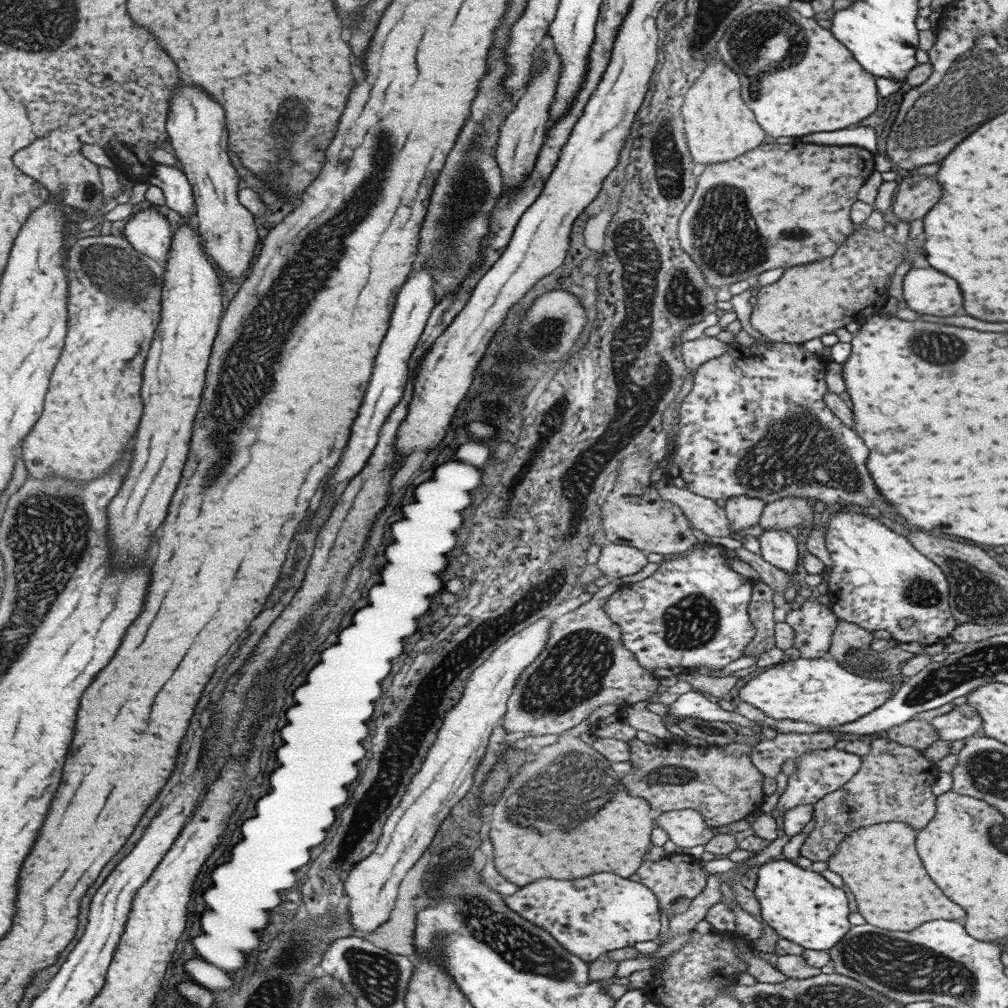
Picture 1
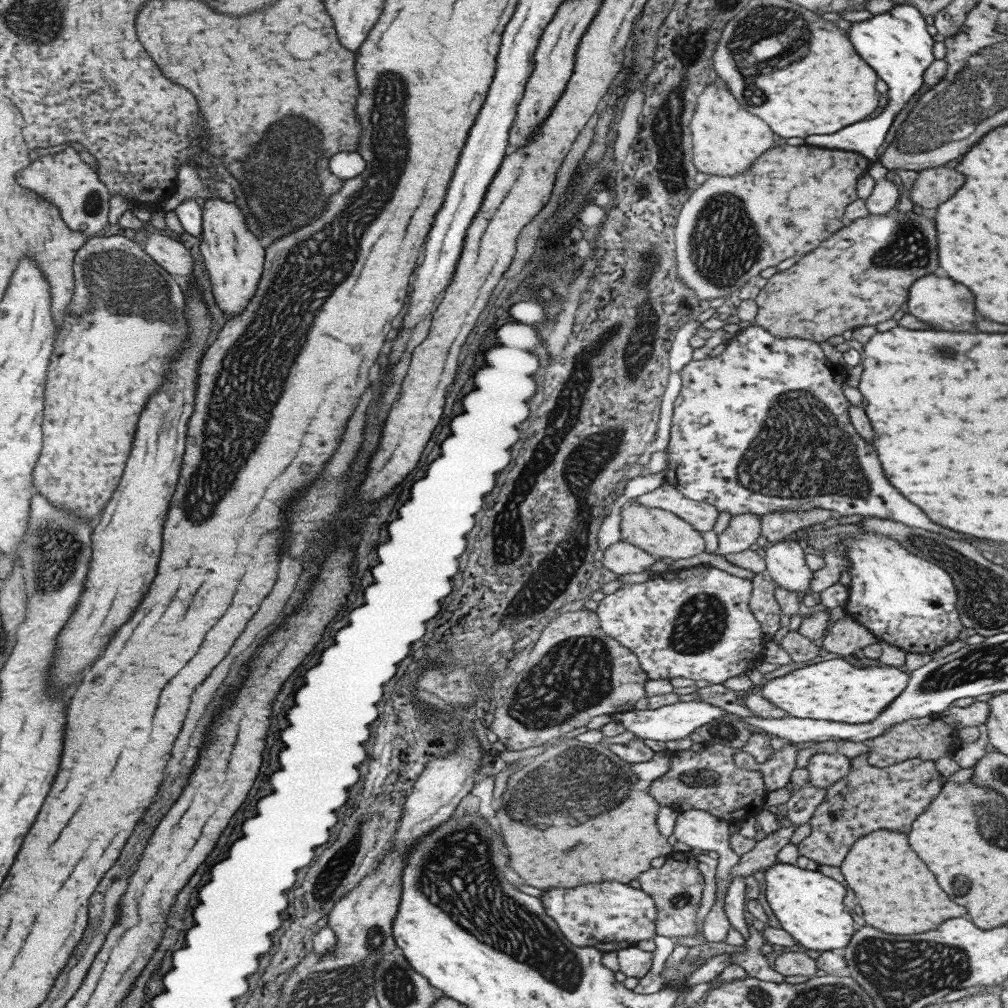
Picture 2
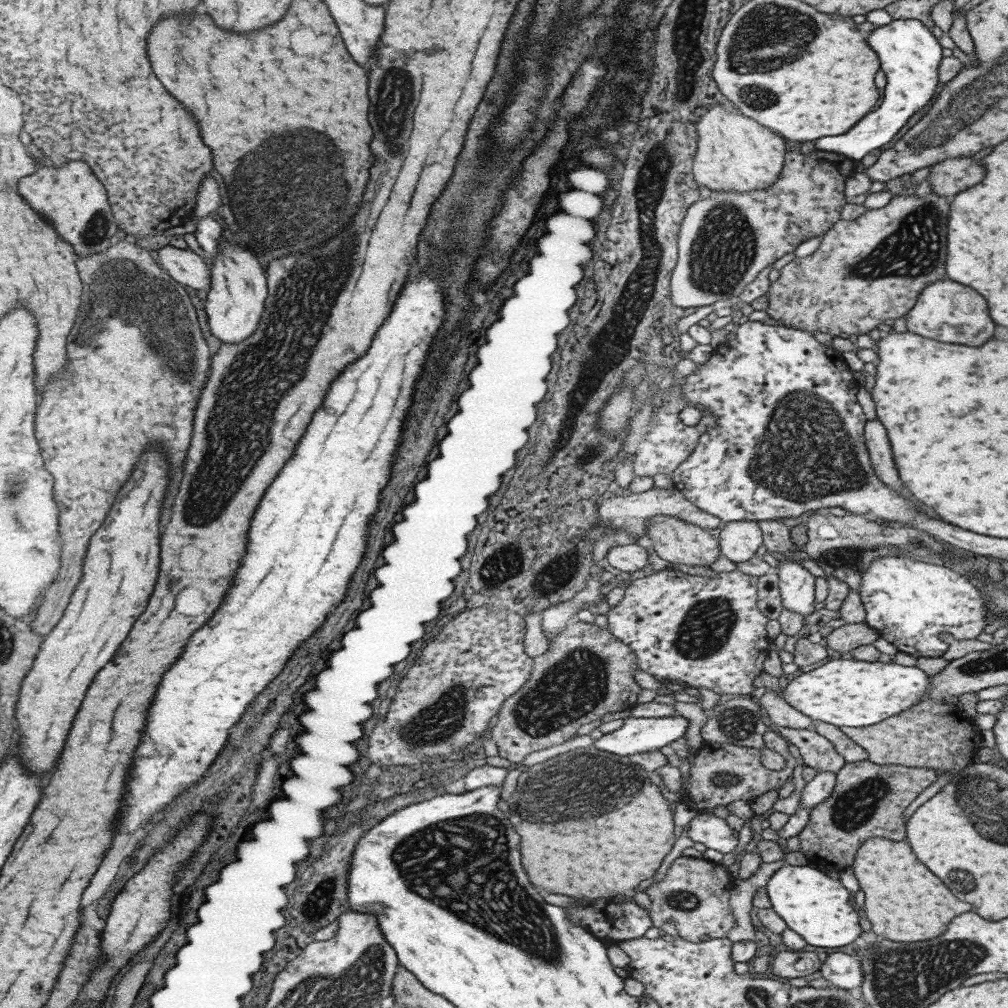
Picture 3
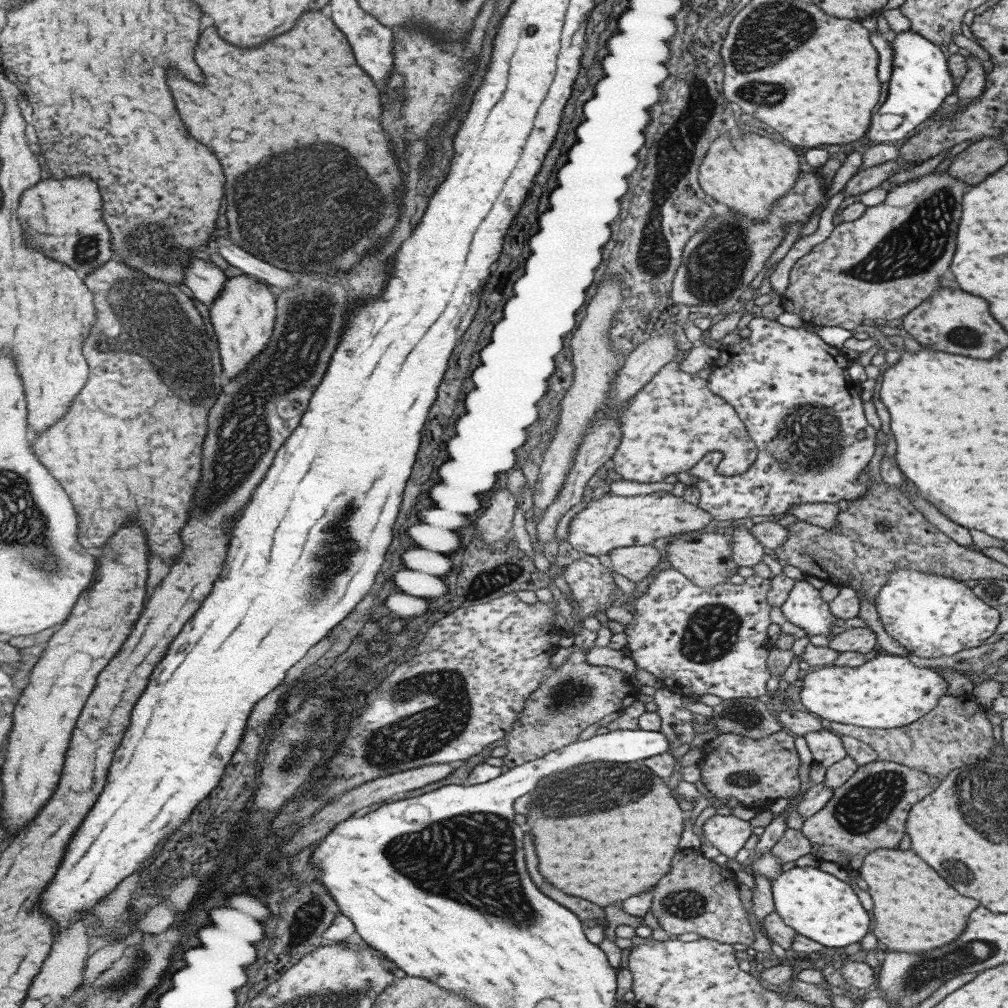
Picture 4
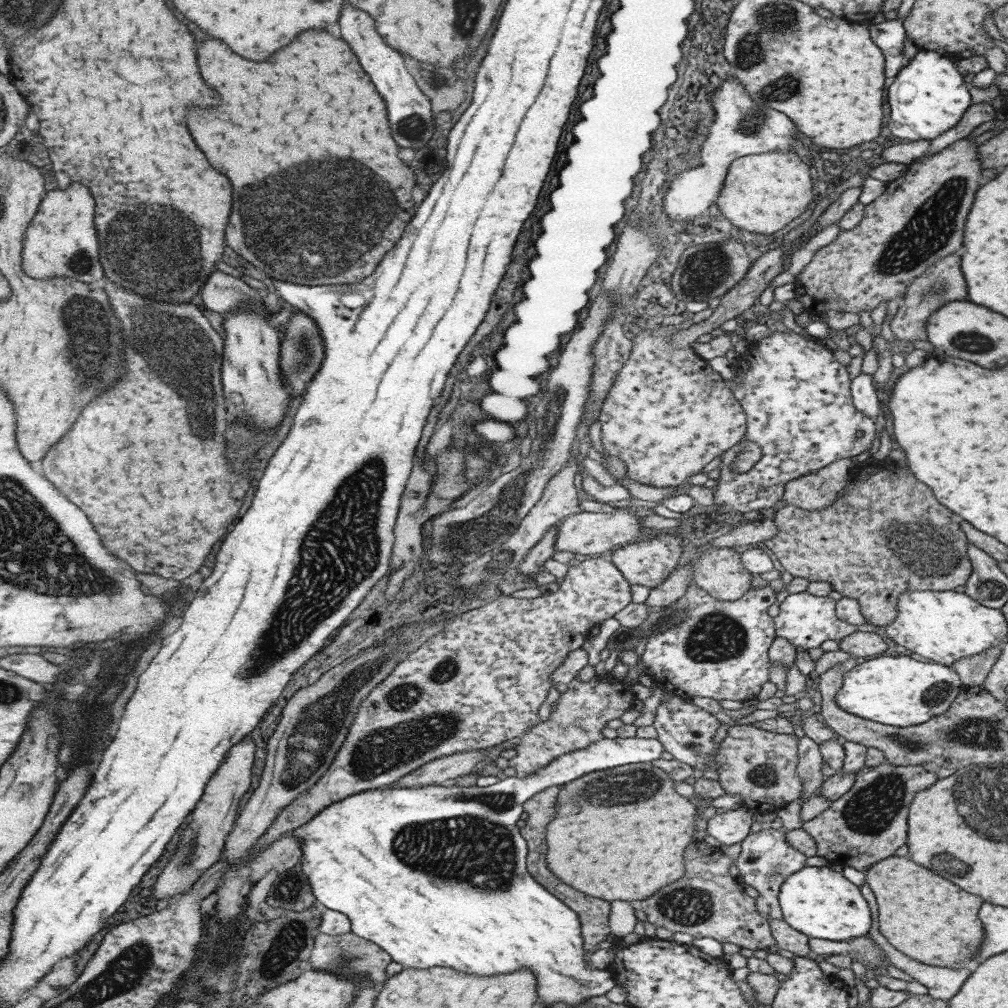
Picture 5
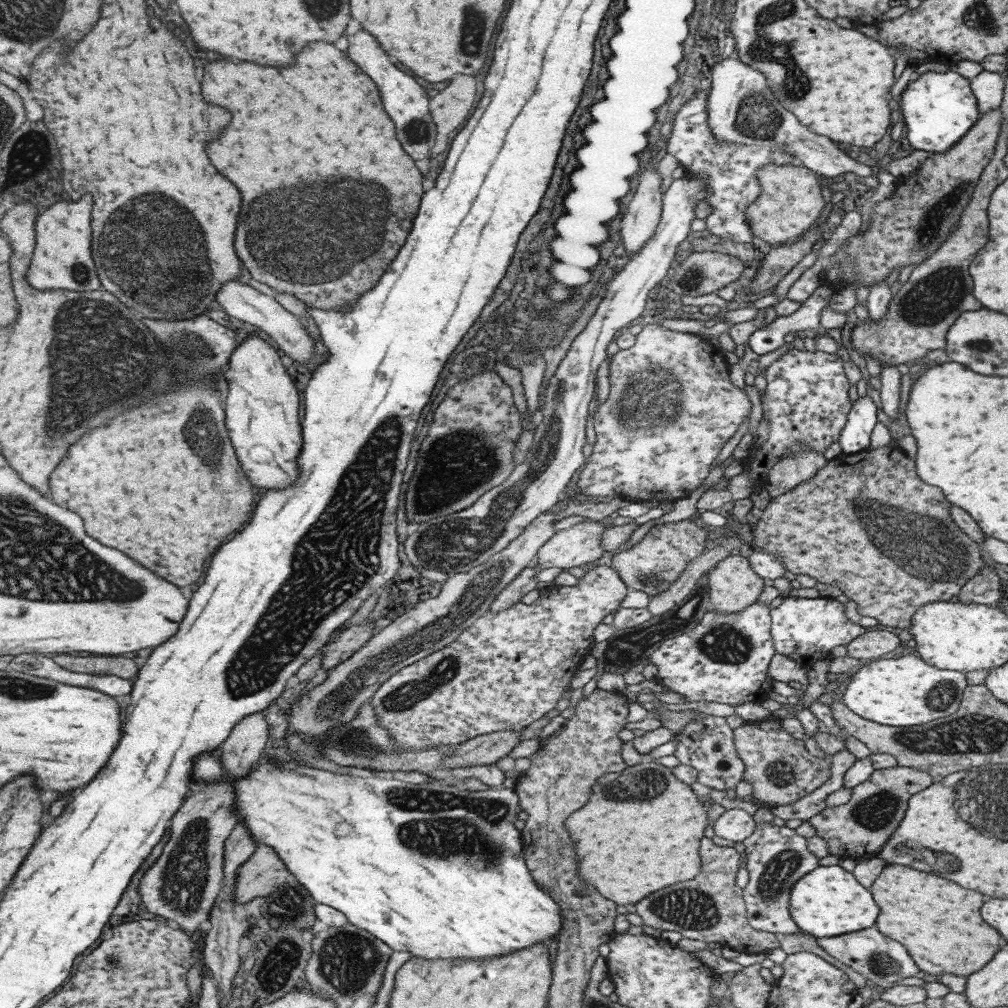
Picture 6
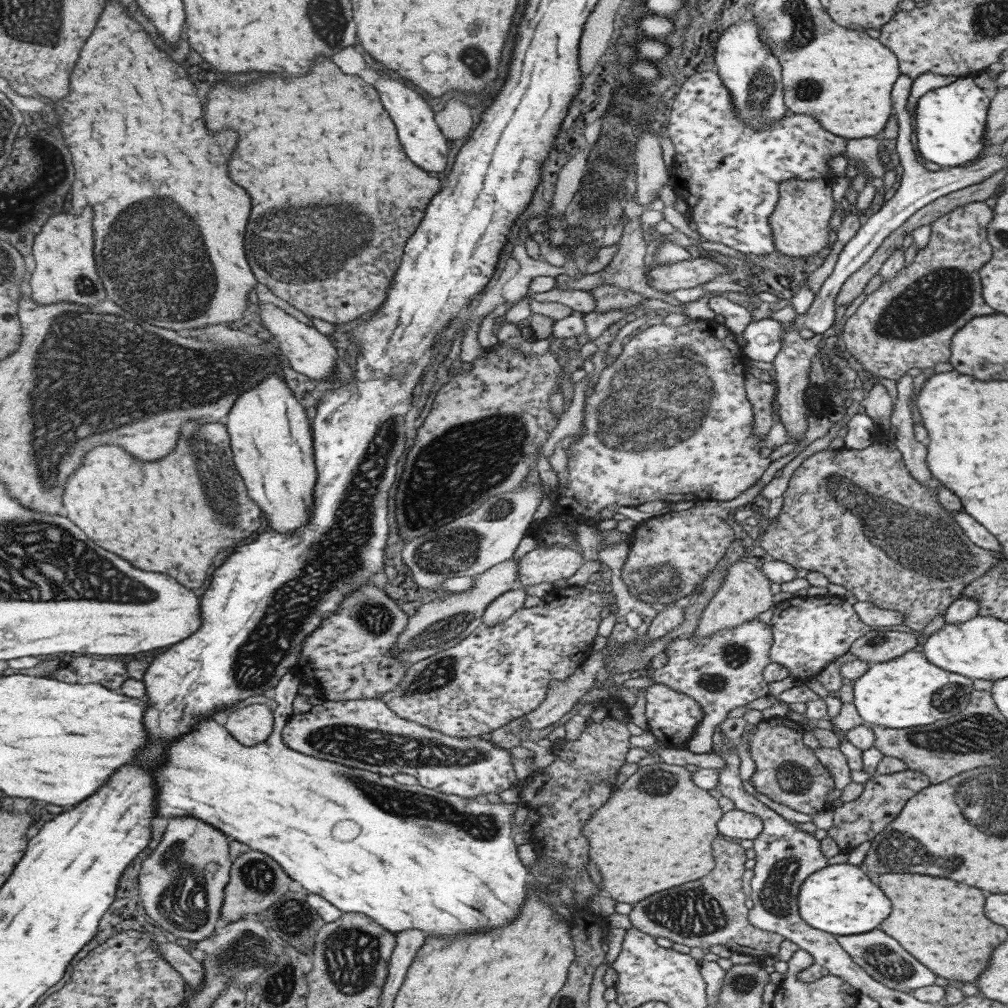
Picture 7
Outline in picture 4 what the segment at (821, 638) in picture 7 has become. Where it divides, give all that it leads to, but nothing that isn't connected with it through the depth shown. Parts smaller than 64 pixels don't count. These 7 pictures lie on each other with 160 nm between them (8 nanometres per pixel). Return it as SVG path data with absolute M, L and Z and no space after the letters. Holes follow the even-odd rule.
M797 580L780 606L787 622L804 630L807 638L817 634L829 637L829 627L840 623L829 612L828 604L821 601L819 591L804 580Z

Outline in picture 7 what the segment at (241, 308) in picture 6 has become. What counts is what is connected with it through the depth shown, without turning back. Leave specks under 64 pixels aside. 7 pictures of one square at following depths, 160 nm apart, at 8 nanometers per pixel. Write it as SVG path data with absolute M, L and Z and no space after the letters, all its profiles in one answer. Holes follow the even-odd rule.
M259 301L258 306L260 307L258 313L265 323L265 328L277 338L282 352L289 358L289 364L293 370L313 380L325 380L325 378L333 376L337 351L325 335L319 333L314 327L309 327L309 324L297 320L295 316L287 314L285 310L278 308L275 304Z

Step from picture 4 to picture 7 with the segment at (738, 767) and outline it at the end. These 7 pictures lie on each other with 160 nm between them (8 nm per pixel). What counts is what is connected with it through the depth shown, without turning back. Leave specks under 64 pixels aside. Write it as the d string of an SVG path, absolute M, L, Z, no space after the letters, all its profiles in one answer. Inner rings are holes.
M785 716L780 719L772 717L759 721L745 735L748 755L754 762L754 771L749 781L759 794L795 812L811 815L825 808L827 801L834 799L834 780L814 755L814 751L803 745L799 725Z

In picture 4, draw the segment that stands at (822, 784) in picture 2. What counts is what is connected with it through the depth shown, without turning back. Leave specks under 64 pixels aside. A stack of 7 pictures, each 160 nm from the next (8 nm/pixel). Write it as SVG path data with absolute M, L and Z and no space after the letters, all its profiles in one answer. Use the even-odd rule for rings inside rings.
M817 730L803 735L805 743L812 754L812 760L827 768L846 756L841 739L831 731Z

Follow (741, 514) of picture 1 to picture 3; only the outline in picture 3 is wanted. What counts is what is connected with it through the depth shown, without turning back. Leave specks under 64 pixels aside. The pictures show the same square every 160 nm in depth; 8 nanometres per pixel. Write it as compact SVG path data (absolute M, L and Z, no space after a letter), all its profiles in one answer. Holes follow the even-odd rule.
M756 521L728 522L718 535L720 554L735 564L752 558L761 544L762 534Z

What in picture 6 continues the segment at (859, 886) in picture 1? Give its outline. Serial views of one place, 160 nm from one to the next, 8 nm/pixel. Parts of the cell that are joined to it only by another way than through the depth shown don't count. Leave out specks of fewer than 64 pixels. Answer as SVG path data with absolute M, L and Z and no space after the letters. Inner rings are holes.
M885 866L871 886L879 906L877 930L905 946L925 977L951 973L966 977L977 972L1006 942L979 918L983 896L975 890L955 886L945 878L921 874L907 866Z

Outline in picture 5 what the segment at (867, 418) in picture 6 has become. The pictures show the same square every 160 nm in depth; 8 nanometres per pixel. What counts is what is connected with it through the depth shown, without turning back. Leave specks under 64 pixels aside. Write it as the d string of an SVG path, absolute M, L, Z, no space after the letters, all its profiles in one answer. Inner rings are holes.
M859 373L851 379L850 395L853 406L862 415L868 416L873 420L881 412L879 404L882 397L871 375Z

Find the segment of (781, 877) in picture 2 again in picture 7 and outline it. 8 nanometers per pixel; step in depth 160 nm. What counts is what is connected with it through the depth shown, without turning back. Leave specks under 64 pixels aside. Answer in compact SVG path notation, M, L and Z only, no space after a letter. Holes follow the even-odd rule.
M827 864L800 884L796 902L798 915L811 928L836 937L869 932L889 914L889 900L885 900L883 892L873 884L875 880L861 866Z

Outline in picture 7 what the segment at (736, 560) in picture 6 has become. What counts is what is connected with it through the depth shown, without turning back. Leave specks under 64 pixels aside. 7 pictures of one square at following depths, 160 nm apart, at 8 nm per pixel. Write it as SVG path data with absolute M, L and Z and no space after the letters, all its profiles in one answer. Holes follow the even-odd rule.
M740 560L733 562L721 579L717 592L701 611L695 631L690 634L691 640L699 642L701 638L715 636L719 630L733 630L735 626L741 626L743 622L757 619L760 612L767 610L772 605L770 581L753 564Z

